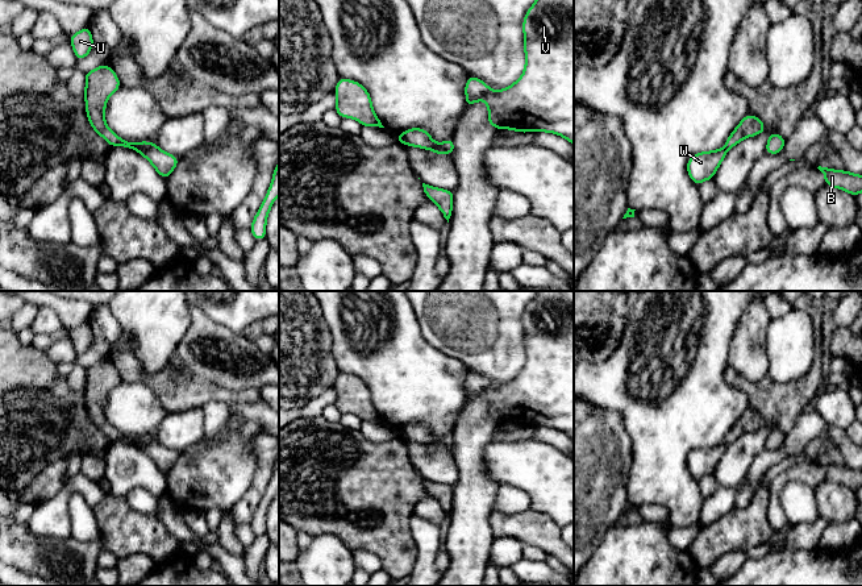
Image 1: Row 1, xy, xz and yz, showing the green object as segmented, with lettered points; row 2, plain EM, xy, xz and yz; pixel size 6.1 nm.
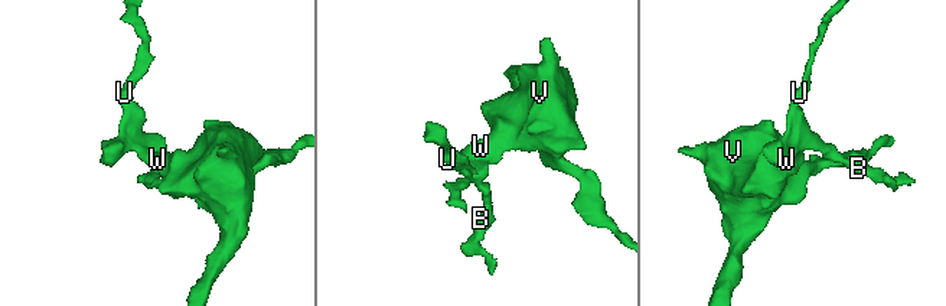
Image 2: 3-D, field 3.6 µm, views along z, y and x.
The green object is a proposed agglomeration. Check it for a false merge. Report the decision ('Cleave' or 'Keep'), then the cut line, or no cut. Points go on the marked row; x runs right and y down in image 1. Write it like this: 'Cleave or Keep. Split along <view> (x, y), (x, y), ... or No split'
Cleave. Split along xy (153, 144), (145, 148), (136, 148), (126, 142), (119, 145)

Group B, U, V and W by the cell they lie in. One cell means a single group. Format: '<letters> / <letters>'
B U / V W

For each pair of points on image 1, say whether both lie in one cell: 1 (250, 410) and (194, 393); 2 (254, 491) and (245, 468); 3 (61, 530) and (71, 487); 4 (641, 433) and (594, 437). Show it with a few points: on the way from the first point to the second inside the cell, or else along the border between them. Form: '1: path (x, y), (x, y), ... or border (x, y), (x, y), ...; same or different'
1: border (259, 397), (254, 402), (228, 403); different
2: border (255, 452), (255, 473), (252, 483), (232, 507); different
3: path (61, 519), (62, 498); same
4: border (609, 410), (621, 416), (631, 440), (631, 465); different

